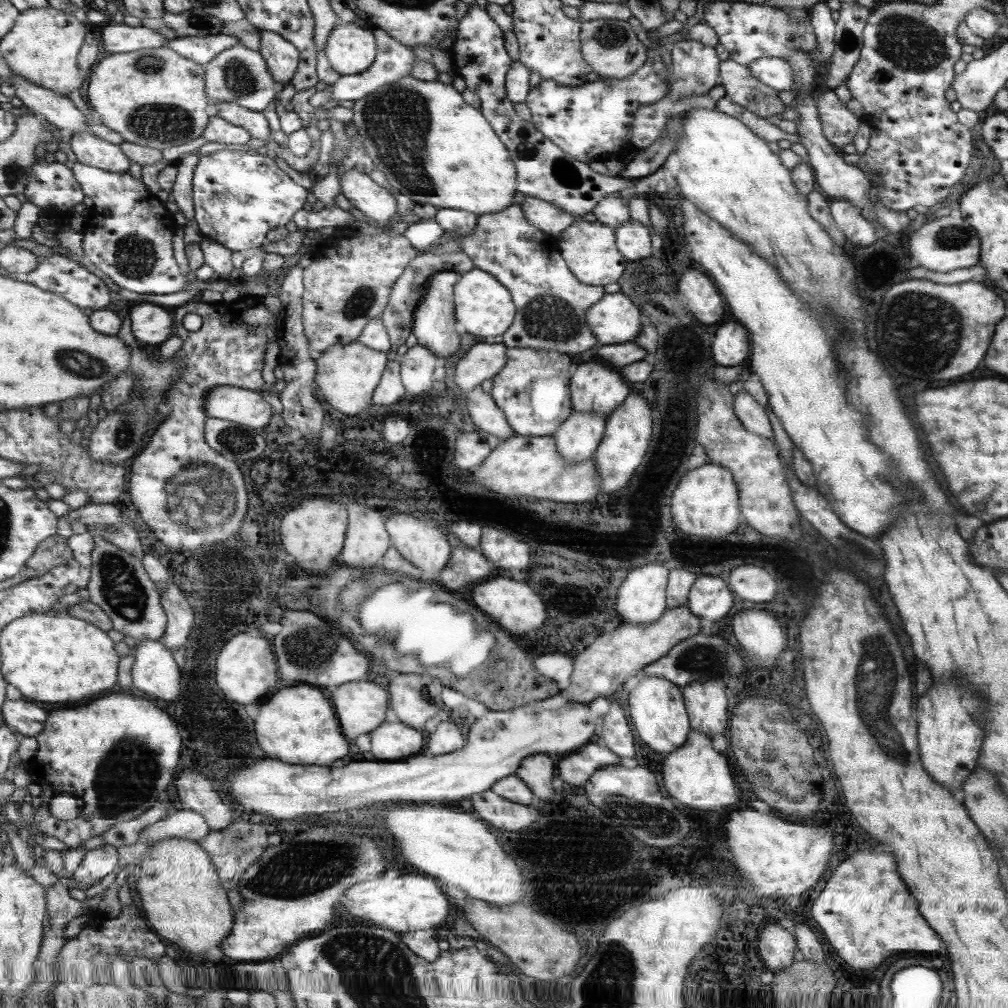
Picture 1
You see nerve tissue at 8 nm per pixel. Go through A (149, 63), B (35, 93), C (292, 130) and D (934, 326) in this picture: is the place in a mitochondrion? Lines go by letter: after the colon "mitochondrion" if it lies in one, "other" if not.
A: mitochondrion
B: other
C: other
D: mitochondrion

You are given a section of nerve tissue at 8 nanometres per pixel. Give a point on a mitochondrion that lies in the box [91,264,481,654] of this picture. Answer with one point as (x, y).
(195, 489)

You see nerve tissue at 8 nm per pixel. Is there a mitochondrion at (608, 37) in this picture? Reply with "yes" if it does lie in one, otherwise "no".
yes

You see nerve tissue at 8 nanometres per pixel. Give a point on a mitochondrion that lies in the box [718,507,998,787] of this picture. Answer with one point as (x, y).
(874, 684)

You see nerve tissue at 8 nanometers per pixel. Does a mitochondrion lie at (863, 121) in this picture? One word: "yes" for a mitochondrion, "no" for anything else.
no

